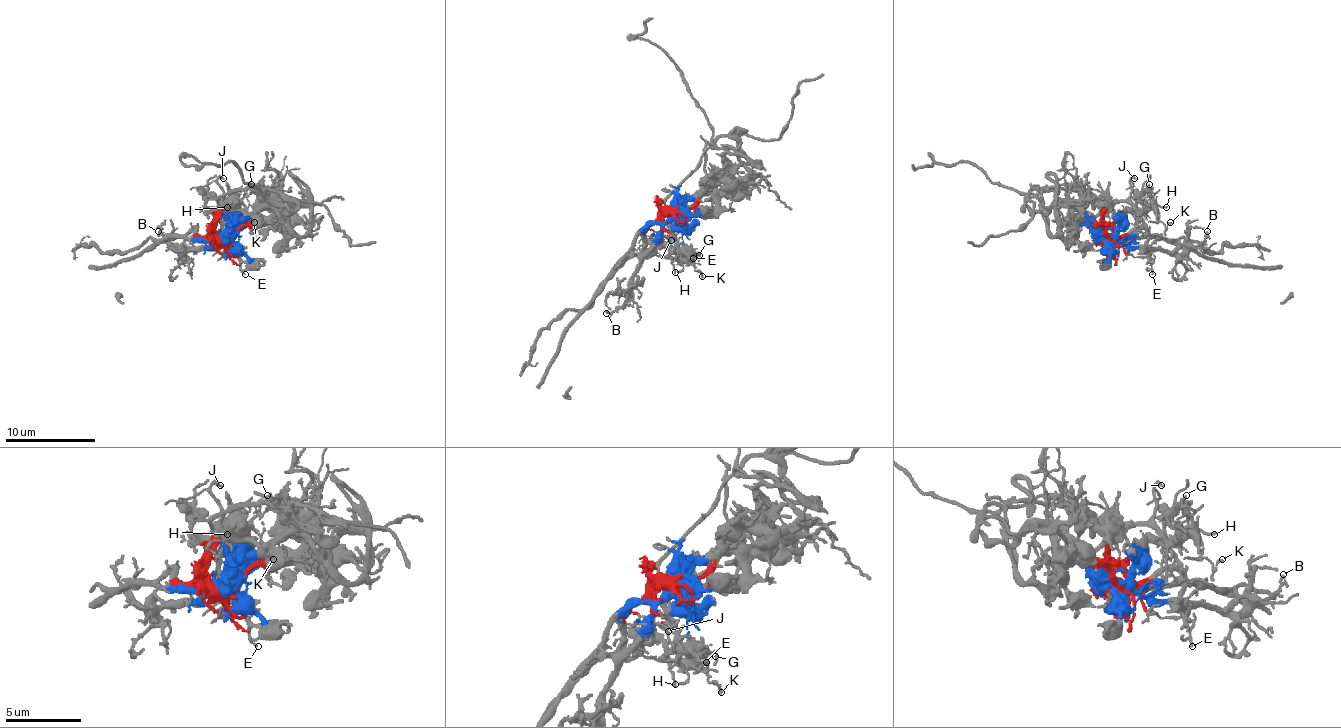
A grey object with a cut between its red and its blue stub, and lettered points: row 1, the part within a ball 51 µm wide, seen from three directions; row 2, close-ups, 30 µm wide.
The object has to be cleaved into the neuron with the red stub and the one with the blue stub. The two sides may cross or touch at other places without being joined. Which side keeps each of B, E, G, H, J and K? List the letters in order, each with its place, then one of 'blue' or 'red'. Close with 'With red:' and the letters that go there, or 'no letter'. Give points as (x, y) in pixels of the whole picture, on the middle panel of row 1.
B: at (606, 313); blue
E: at (693, 258); red
G: at (699, 255); red
H: at (675, 272); red
J: at (671, 240); red
K: at (702, 276); red
With red: E, G, H, J, K

